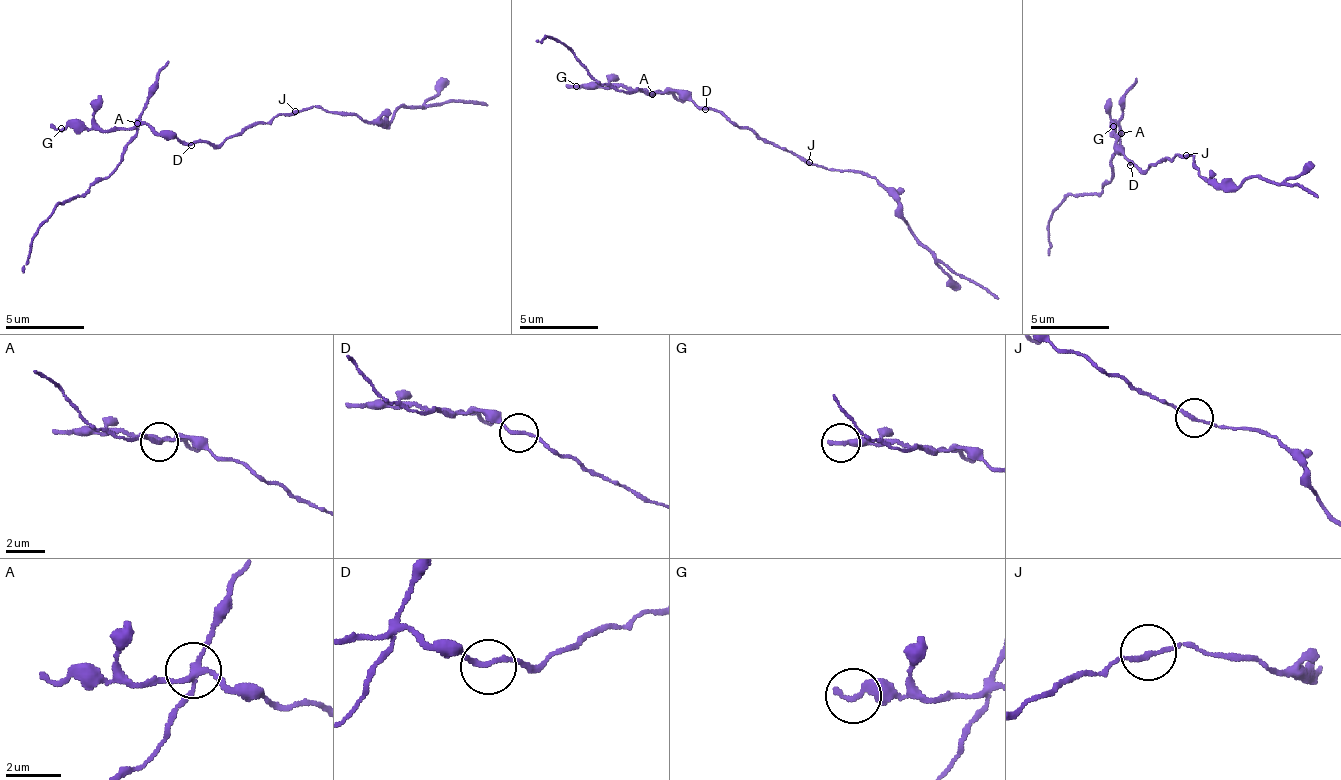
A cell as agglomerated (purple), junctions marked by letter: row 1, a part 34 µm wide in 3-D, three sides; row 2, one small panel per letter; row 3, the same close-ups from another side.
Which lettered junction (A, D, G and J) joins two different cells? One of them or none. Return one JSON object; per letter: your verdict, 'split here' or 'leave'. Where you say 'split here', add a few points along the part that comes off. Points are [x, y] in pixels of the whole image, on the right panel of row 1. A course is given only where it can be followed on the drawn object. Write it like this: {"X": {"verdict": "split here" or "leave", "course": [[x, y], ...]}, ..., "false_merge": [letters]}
{"A": {"verdict": "split here", "course": [[1120, 134], [1120, 149], [1112, 177], [1093, 195], [1074, 193], [1051, 216], [1048, 257]]}, "D": {"verdict": "leave"}, "G": {"verdict": "leave"}, "J": {"verdict": "leave"}, "false_merge": ["A"]}

